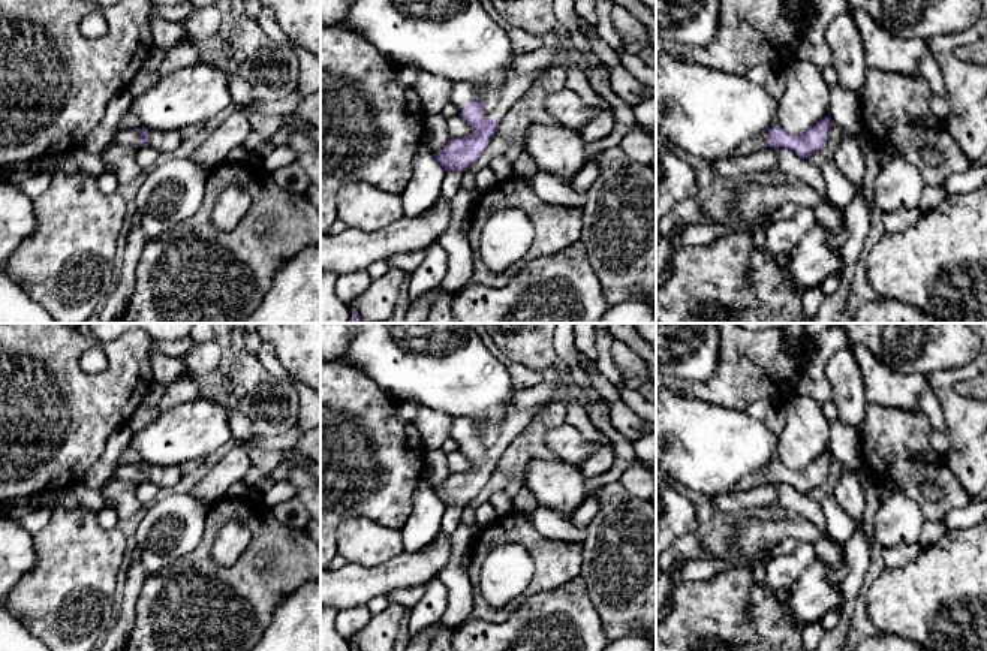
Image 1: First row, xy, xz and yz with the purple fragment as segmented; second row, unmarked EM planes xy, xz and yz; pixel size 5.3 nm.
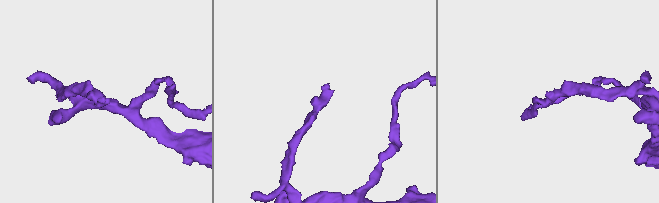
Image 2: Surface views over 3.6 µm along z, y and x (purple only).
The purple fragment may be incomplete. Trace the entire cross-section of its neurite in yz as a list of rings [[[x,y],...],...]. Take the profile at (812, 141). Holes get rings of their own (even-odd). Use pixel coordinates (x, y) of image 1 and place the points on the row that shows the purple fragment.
[[[827,115],[804,135],[791,135],[785,132],[779,124],[770,126],[770,129],[761,135],[743,141],[734,154],[740,157],[749,156],[764,148],[788,148],[797,156],[809,159],[827,144],[831,123],[831,117]]]

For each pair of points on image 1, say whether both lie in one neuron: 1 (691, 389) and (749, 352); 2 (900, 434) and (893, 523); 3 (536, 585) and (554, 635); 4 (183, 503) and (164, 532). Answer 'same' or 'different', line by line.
1: same
2: different
3: different
4: same

